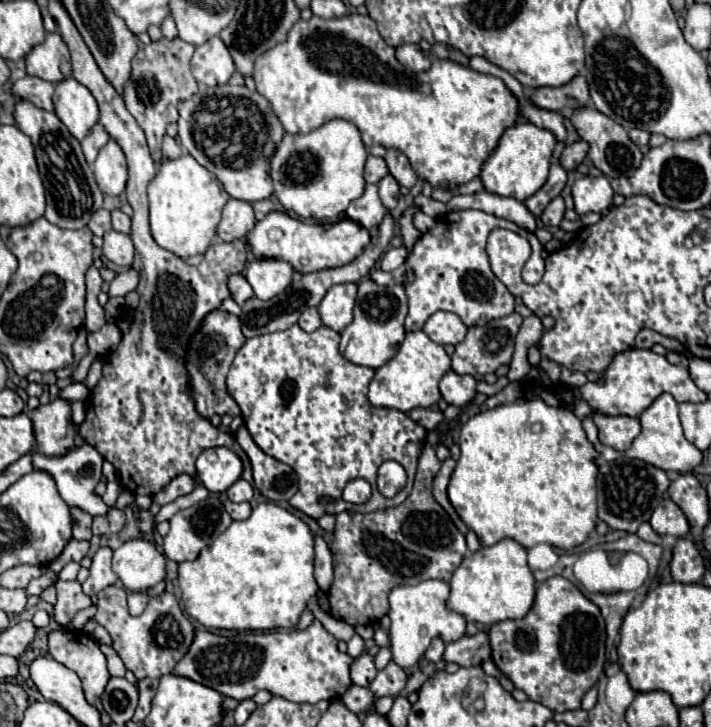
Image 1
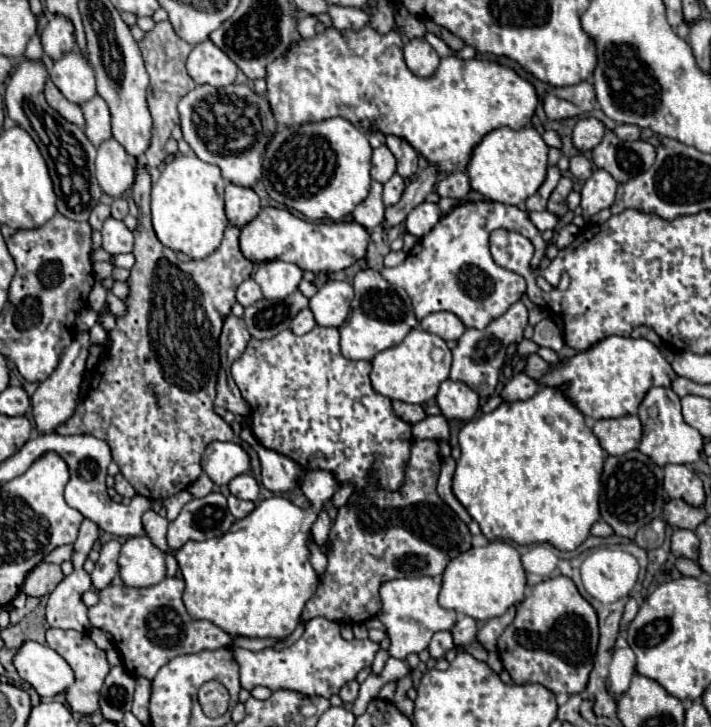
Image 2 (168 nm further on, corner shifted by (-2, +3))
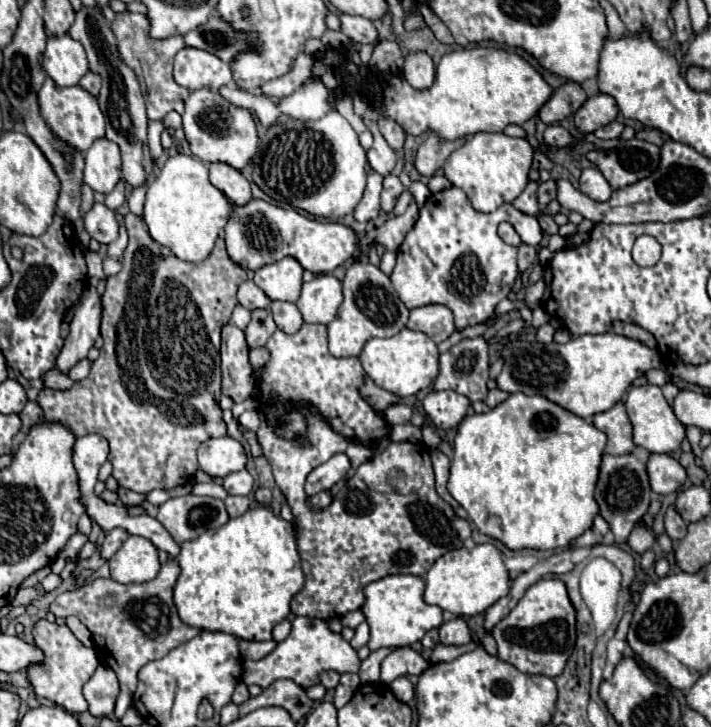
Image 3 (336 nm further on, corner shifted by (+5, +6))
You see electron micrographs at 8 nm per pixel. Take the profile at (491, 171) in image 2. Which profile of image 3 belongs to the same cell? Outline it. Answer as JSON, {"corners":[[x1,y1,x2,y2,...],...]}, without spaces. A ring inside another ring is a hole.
{"corners":[[477,132,473,134,459,150,455,150,449,160,443,166,443,176,451,182,451,186,461,188,467,196,469,202,473,204,475,210,479,212,495,212,501,204,513,202,527,186,529,170,533,162,533,148,525,138,511,138,507,134,489,134,489,132]]}

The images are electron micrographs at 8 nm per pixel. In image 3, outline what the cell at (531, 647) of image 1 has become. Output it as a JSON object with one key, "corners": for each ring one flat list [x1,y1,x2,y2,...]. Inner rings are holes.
{"corners":[[541,578,523,594,511,614,491,628,491,634,499,648,497,656,503,662,513,664,527,674,545,674,549,678,559,676,577,638,575,610,569,602,565,584,559,578]]}

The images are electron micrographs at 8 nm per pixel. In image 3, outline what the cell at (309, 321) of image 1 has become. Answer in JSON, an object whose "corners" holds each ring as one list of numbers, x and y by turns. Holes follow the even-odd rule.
{"corners":[[273,302,271,312,273,312,273,320,275,320,277,328,287,334,295,334,303,324,299,308,291,302]]}

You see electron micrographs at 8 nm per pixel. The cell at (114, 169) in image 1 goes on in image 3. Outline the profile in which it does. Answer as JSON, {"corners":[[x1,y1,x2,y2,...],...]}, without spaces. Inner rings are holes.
{"corners":[[99,138,85,152,83,182,95,192,109,194,121,178,121,156,119,146,107,138]]}

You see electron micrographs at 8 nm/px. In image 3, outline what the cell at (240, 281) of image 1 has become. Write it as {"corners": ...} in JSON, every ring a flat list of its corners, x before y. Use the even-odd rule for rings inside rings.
{"corners":[[247,280,239,286,239,292,237,292,237,298,239,298,239,304,245,306,247,310,257,310,257,308,269,308,271,306,271,300,269,296,253,282,253,280]]}

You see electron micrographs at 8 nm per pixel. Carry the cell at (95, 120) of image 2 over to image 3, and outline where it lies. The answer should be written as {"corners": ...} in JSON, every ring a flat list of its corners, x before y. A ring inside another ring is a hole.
{"corners":[[87,72,81,80,79,80,79,86,83,86,85,90,89,90,93,96,99,94,99,88,101,88,101,78,97,76,97,72]]}

